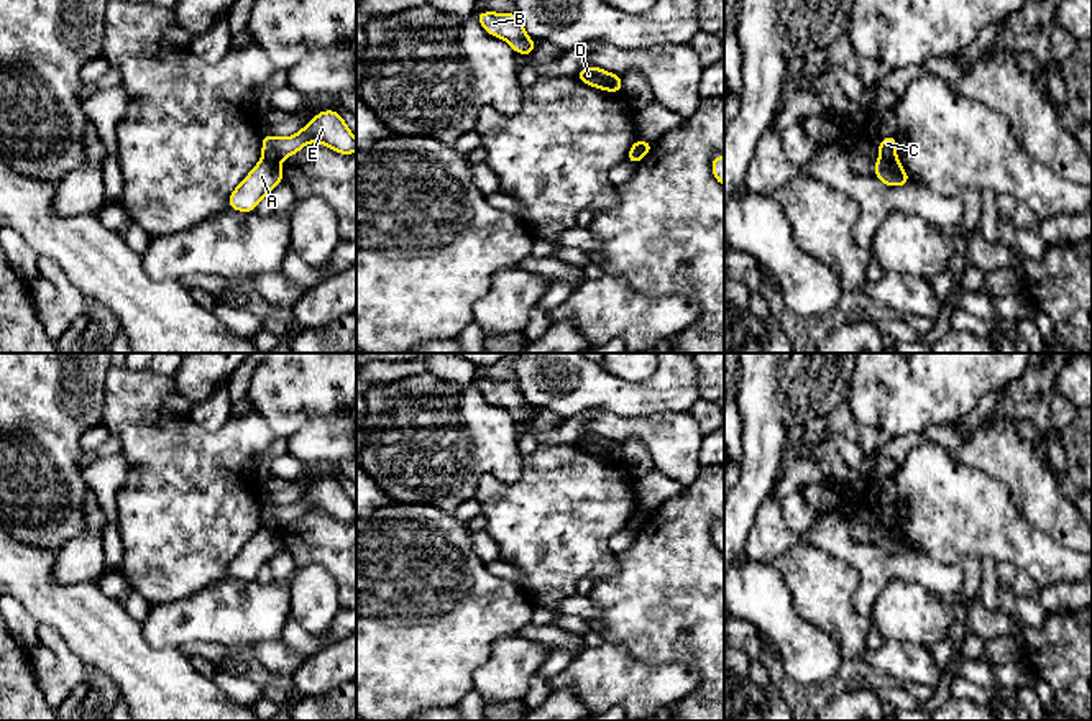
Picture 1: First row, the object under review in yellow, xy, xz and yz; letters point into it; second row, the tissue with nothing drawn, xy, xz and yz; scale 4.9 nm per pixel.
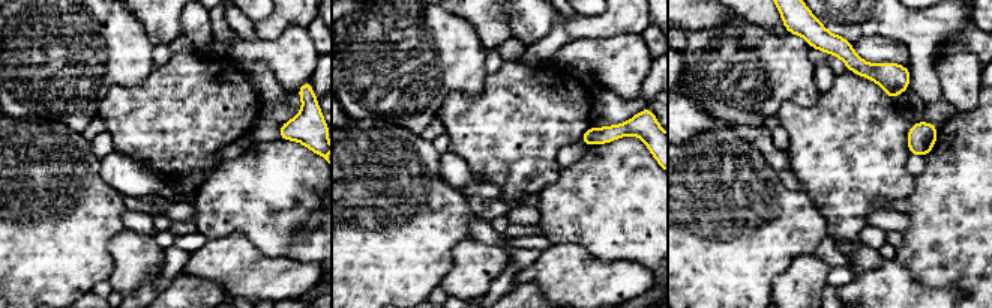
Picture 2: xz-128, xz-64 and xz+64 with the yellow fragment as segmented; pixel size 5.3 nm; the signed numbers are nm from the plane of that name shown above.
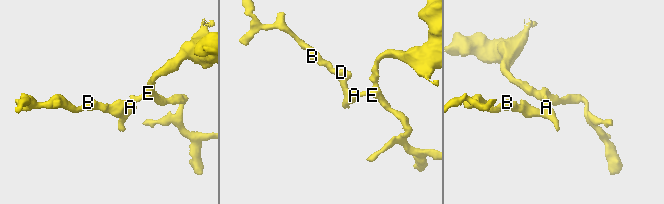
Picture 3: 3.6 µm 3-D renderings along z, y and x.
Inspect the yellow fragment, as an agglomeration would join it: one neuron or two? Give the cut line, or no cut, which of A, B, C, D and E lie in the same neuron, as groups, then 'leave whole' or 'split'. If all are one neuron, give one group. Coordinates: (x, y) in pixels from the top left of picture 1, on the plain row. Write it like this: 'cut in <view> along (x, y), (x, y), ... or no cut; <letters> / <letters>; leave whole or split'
cut in xy along (263, 524), (278, 529); A B D / C E; split

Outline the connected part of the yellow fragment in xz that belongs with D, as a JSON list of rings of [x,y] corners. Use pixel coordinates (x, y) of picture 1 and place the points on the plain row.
[[[588,434],[586,437],[578,439],[575,445],[606,460],[622,460],[622,445],[606,440],[596,434]]]

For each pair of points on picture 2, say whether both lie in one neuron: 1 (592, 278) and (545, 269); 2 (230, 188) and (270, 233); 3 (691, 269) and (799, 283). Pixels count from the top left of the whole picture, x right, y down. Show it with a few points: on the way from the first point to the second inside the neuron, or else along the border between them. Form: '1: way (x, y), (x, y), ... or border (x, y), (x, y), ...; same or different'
1: way (580, 278), (557, 271); same
2: way (242, 199), (264, 221); same
3: border (799, 254), (773, 281), (772, 292); different

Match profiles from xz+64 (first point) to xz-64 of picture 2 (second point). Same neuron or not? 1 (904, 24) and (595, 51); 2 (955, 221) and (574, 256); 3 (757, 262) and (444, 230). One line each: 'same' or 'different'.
1: different
2: different
3: same

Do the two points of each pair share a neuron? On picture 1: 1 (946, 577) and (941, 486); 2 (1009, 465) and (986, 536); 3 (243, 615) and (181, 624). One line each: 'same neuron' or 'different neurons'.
1: different neurons
2: different neurons
3: same neuron

